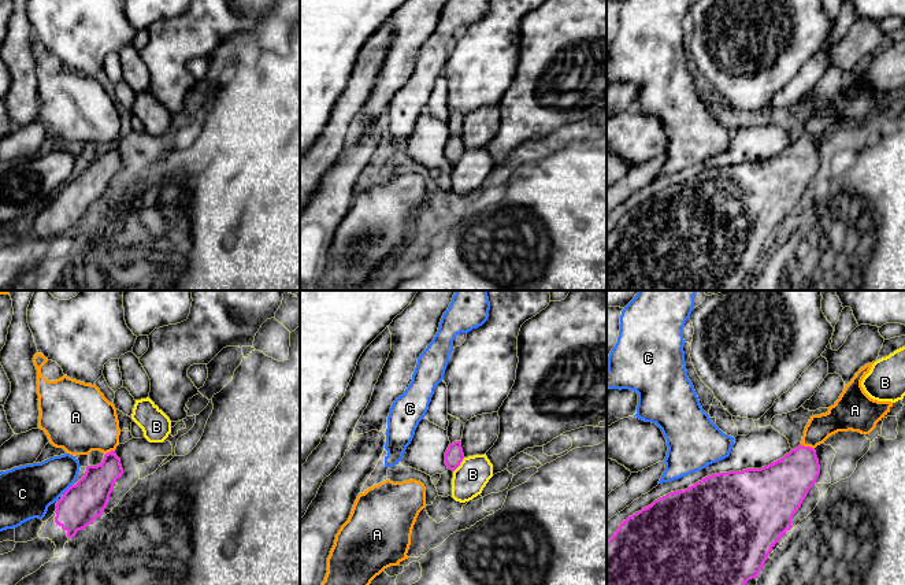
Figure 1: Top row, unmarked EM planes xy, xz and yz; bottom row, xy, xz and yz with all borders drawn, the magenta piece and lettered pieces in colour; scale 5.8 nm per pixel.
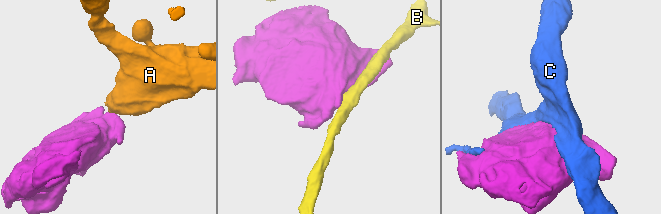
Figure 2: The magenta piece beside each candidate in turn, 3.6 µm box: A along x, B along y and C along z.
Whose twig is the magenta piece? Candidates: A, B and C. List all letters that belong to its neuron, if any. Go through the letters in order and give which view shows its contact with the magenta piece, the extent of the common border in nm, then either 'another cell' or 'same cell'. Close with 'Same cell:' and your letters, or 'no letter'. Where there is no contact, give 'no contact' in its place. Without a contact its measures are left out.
A: contact in yz; length 90 nm; same cell
B: contact in xz; length 110 nm; another cell
C: contact in xy; length 90 nm; another cell
Same cell: A

